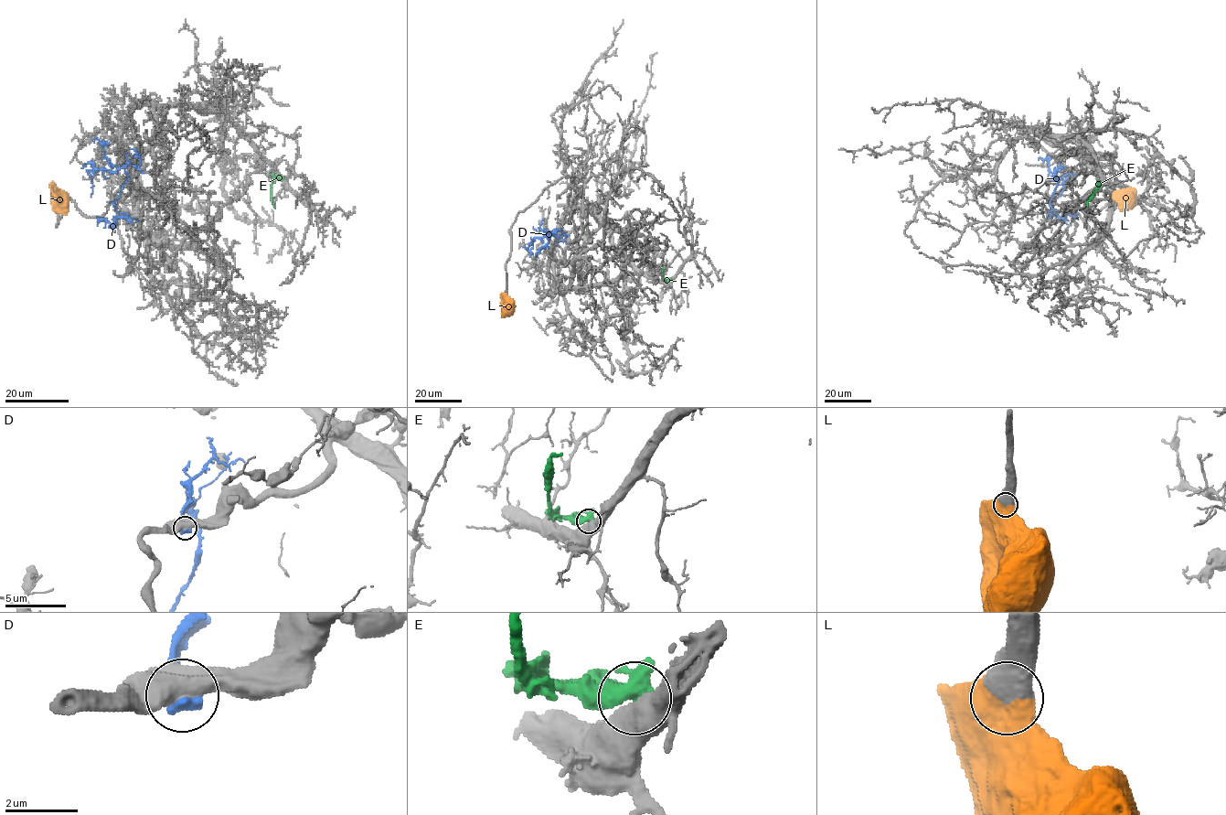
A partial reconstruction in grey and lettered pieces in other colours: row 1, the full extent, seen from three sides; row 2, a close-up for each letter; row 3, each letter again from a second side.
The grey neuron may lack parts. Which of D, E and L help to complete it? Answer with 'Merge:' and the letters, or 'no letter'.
Merge: L

